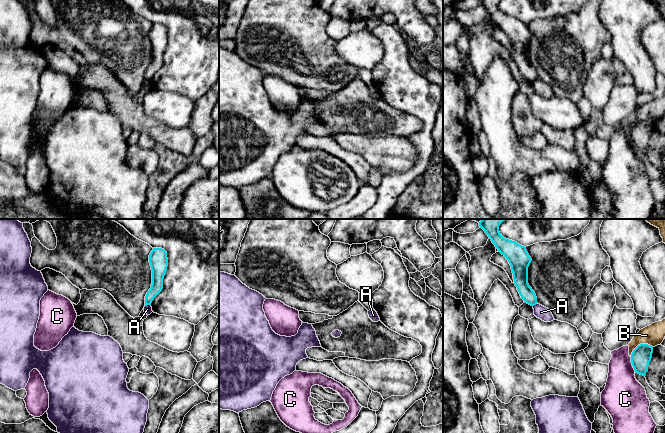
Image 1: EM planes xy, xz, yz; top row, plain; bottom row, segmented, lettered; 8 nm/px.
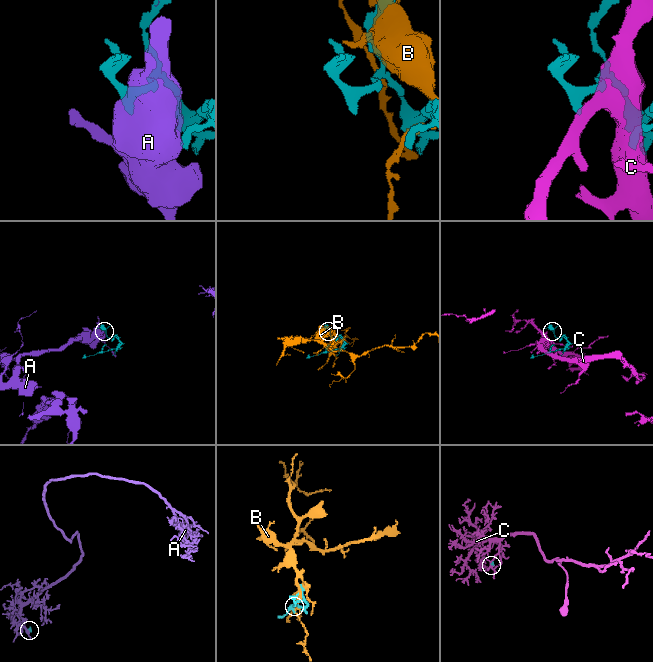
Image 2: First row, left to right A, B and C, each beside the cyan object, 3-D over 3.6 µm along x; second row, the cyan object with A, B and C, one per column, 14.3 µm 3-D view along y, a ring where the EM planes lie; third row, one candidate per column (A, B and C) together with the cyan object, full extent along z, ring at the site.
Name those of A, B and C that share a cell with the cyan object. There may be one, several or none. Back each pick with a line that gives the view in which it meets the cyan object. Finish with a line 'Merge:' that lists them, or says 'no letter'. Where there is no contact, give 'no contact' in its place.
Merge: no letter

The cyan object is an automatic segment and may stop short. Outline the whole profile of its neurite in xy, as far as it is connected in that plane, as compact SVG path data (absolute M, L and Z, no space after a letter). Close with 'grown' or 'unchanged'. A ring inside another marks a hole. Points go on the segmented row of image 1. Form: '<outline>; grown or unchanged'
M153 248L149 255L149 263L152 270L152 284L145 296L145 306L151 305L163 289L163 279L168 267L167 252L162 248Z; unchanged

